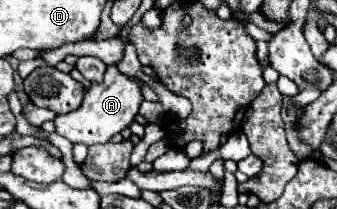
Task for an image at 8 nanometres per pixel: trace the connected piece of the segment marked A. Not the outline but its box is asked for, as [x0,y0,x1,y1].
[54,65,142,145]

